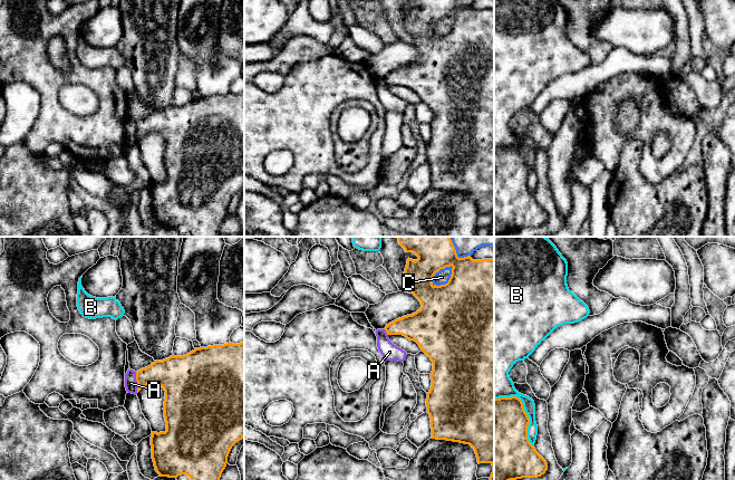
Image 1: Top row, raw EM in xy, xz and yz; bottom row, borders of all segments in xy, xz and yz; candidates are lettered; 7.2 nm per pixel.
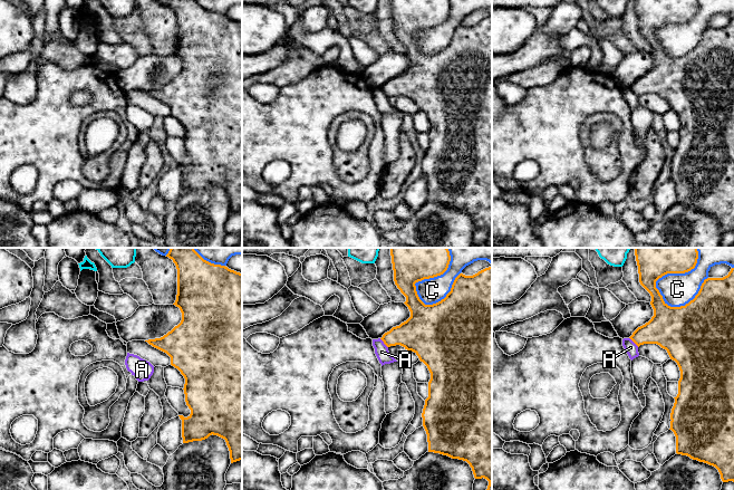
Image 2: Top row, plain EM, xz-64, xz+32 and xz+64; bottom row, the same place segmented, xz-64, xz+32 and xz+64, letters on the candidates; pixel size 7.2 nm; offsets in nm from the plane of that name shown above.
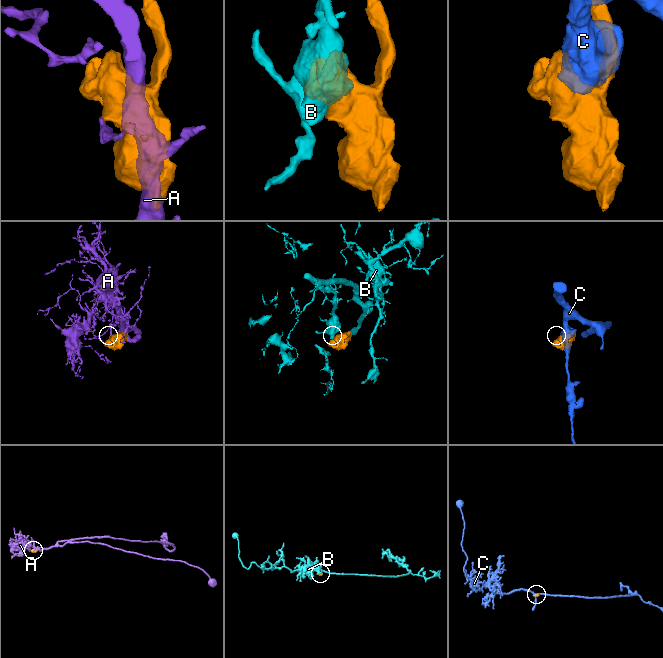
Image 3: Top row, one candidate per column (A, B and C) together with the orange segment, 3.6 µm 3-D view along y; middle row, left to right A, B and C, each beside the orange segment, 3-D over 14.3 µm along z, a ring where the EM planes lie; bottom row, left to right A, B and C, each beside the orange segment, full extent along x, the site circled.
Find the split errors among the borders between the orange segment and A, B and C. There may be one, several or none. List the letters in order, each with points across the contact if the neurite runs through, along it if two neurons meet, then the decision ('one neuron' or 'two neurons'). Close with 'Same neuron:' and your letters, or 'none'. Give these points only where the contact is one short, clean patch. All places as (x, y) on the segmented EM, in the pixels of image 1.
A: border xy (135, 372), (137, 392); two neurons
B: two neurons
C: two neurons
Same neuron: none

